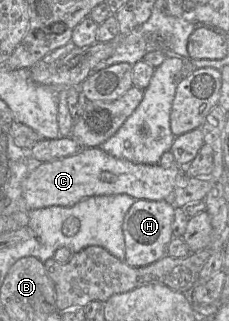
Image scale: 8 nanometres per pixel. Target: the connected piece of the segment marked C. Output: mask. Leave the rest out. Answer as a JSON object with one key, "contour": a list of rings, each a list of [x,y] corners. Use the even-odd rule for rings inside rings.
{"contour":[[[101,147],[83,148],[74,155],[61,159],[35,163],[24,181],[23,196],[25,210],[45,208],[49,206],[69,207],[81,200],[100,195],[127,194],[136,200],[170,200],[175,188],[178,186],[180,174],[184,174],[185,167],[173,165],[170,168],[163,168],[159,164],[134,163],[126,159],[118,159]]]}

